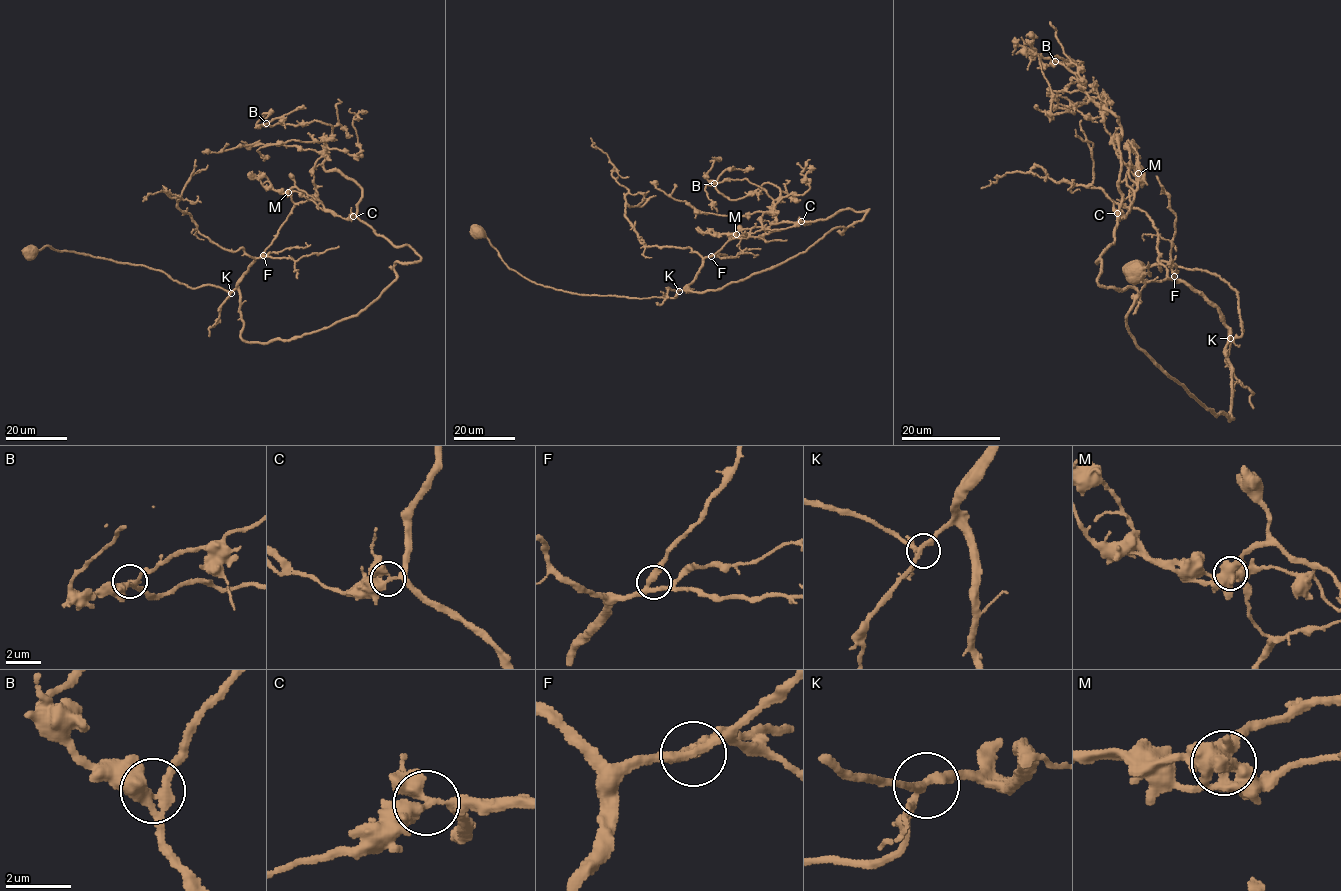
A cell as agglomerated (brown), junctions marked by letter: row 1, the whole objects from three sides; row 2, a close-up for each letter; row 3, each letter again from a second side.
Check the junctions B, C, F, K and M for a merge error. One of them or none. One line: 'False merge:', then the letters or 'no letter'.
False merge: M

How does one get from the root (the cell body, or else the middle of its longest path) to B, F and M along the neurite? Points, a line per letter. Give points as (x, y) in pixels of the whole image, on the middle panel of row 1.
B: (477, 232), (537, 284), (675, 297), (772, 268), (869, 210), (771, 223), (777, 187), (732, 200), (714, 183)
F: (477, 232), (483, 233), (510, 268), (537, 284), (580, 294), (675, 297), (695, 278), (704, 258), (711, 256)
M: (477, 232), (537, 284), (675, 297), (772, 268), (834, 228), (842, 234), (869, 209), (736, 234)

